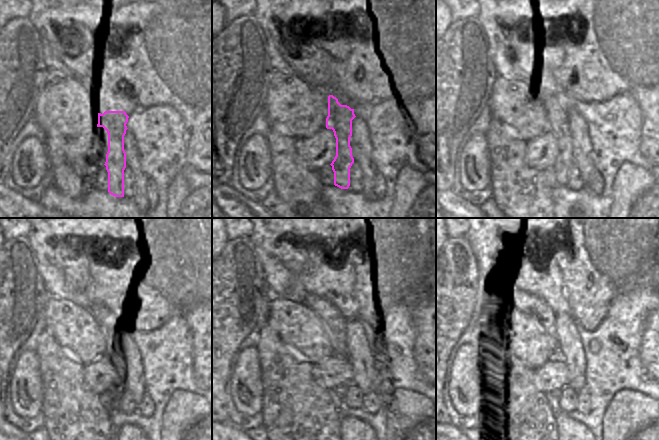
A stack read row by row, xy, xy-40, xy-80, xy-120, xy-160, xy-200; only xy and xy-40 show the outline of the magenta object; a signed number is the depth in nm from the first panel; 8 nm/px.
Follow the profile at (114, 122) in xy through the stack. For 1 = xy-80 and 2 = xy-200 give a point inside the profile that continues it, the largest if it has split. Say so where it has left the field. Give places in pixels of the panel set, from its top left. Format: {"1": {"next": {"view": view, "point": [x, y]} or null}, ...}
{"1": {"next": {"view": "xy-80", "point": [558, 105]}}, "2": {"next": {"view": "xy-200", "point": [512, 287]}}}

